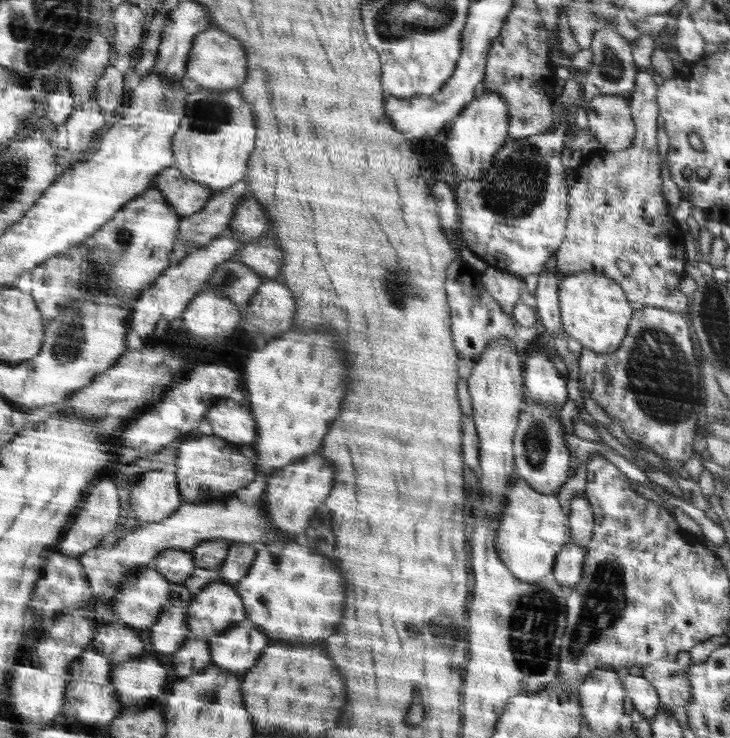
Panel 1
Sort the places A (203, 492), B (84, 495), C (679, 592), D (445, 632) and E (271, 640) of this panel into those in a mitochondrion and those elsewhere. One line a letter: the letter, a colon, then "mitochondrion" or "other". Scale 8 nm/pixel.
A: mitochondrion
B: other
C: other
D: mitochondrion
E: other

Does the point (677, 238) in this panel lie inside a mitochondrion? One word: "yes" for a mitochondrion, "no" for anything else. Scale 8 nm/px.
no

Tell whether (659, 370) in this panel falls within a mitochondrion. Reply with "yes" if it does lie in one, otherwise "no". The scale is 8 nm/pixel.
yes

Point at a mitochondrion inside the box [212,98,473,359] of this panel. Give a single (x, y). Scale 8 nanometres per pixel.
(396, 283)

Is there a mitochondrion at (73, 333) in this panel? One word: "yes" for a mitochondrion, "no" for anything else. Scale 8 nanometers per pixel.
yes

